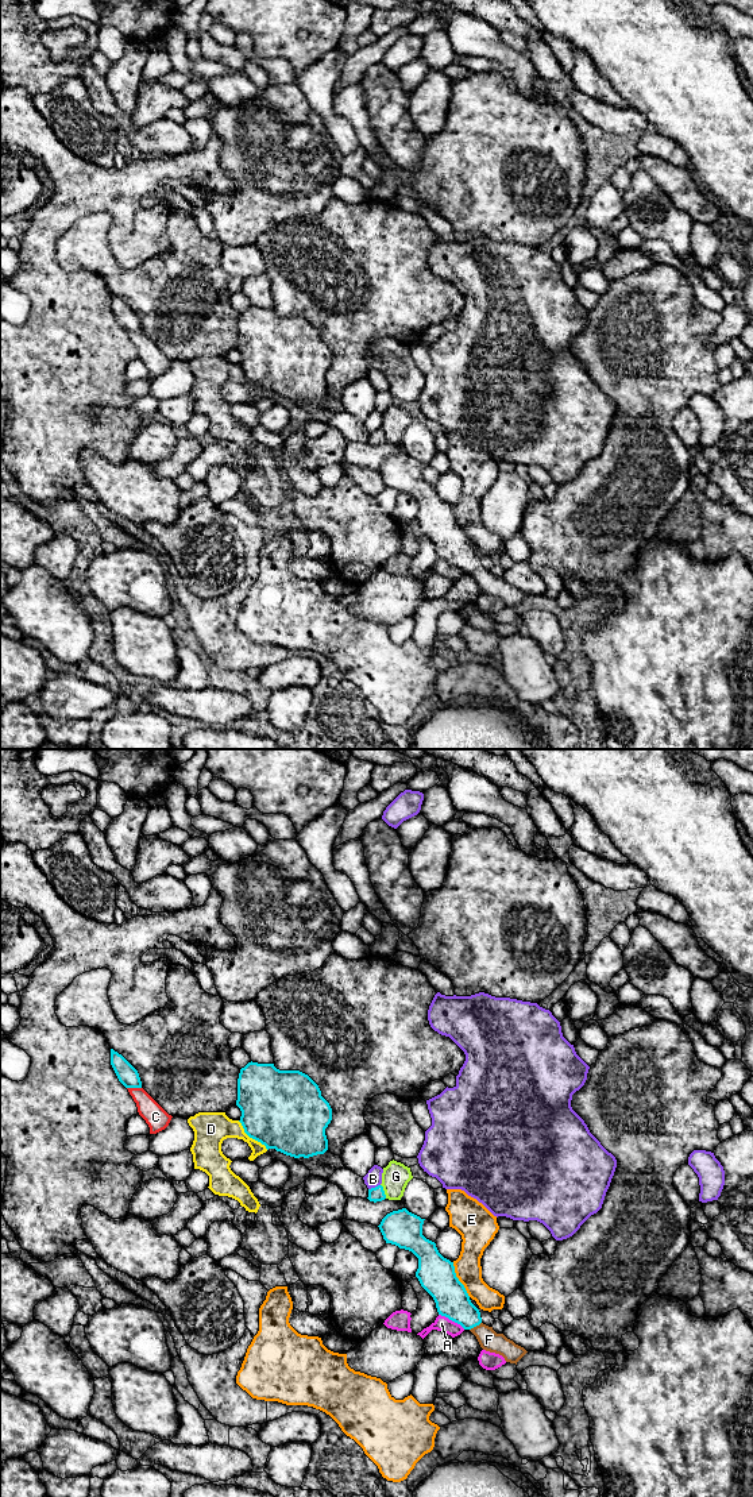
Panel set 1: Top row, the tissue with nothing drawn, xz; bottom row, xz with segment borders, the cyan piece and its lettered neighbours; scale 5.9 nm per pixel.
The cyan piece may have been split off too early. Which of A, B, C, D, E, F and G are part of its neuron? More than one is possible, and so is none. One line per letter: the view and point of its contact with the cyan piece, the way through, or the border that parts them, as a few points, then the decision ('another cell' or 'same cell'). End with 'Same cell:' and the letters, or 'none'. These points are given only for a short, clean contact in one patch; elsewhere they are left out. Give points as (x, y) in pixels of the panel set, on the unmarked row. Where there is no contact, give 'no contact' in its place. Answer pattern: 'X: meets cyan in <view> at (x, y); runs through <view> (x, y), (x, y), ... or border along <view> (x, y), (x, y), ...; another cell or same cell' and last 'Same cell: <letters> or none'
A: meets cyan in xz at (452, 564); border along xz (439, 558), (464, 573); another cell
B: meets cyan in xz at (375, 431); border along xz (379, 428), (369, 433); another cell
C: meets cyan in xz at (134, 331); another cell
D: meets cyan in xz at (251, 381); another cell
E: meets cyan in xz at (458, 524); border along xz (452, 506), (455, 520), (470, 540); another cell
F: meets cyan in xz at (475, 570); runs through xz (450, 539), (452, 546), (475, 570), (489, 583); same cell
G: meets cyan in xz at (383, 435); another cell
Same cell: F

